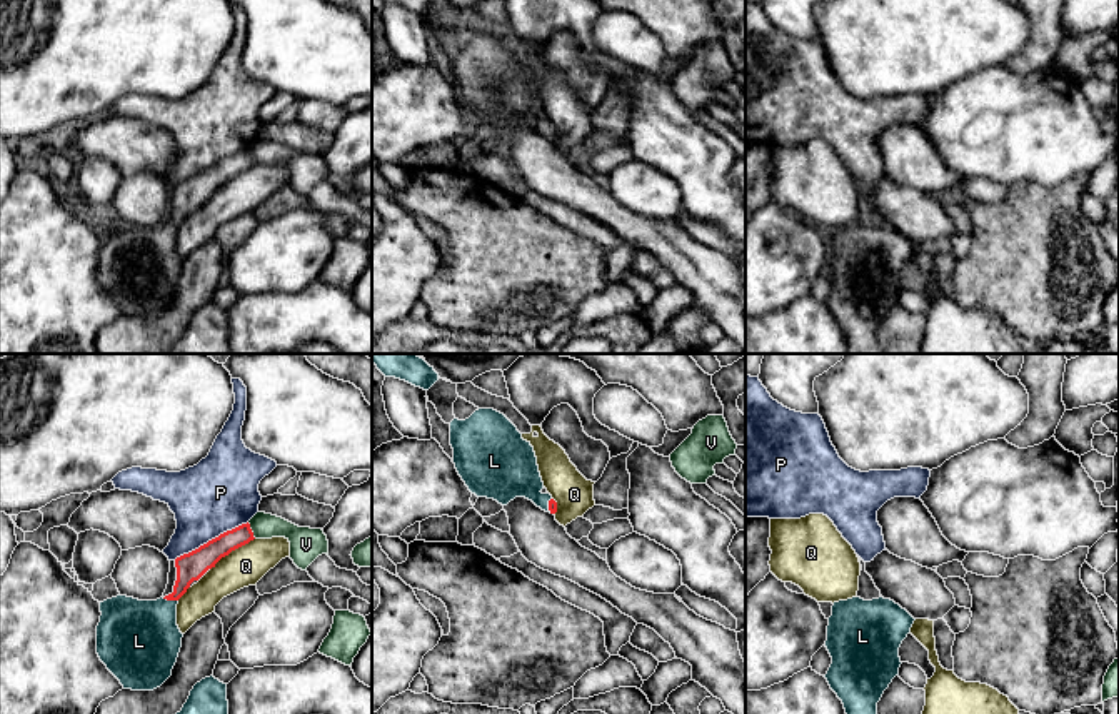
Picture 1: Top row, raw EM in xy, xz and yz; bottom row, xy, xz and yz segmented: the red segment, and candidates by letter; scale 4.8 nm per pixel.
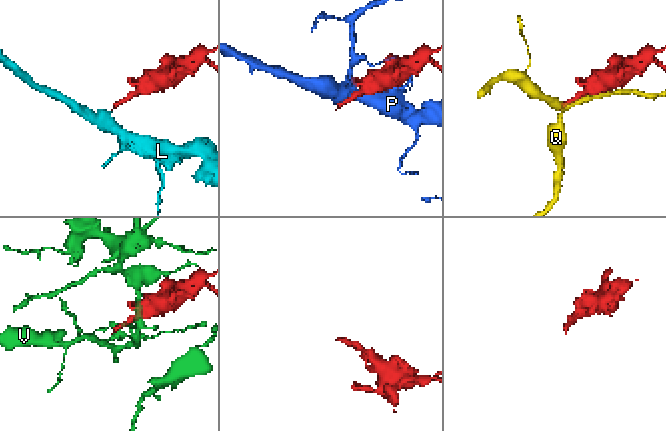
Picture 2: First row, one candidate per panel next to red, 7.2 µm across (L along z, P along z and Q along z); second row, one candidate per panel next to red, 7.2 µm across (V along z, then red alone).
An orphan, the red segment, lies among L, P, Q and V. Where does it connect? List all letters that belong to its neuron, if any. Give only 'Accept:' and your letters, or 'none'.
Accept: L

